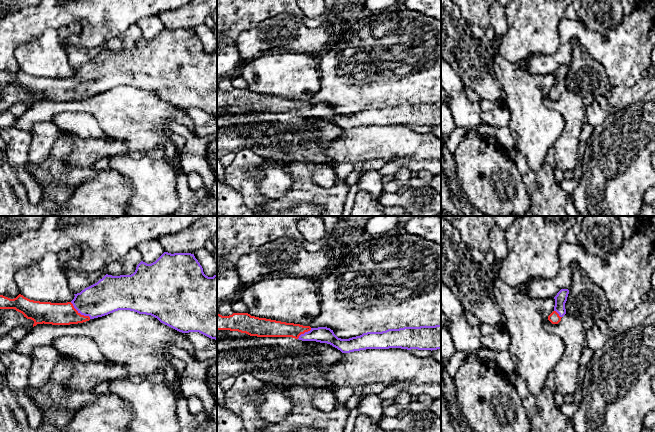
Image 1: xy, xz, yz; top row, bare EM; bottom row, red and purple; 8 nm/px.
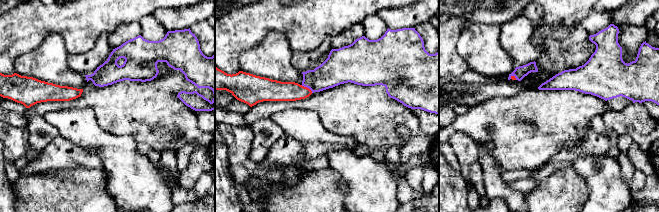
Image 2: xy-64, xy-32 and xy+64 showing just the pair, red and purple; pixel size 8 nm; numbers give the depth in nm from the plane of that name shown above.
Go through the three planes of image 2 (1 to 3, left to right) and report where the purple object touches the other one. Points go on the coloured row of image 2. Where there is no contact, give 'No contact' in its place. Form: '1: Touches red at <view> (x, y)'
1: No contact
2: Touches red at xy-32 (307, 88)
3: Touches red at xy+64 (513, 76)

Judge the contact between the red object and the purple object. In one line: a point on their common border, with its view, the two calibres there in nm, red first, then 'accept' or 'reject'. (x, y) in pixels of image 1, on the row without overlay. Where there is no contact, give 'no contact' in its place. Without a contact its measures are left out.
xy (79, 89) | 180/280 nm | accept

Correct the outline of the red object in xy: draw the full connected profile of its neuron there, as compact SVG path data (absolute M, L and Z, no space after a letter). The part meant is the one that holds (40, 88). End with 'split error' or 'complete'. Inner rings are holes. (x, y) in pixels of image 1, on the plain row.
M164 28L155 38L147 40L141 37L133 50L112 52L106 50L97 59L85 64L67 79L51 79L30 76L19 70L10 75L0 71L0 85L15 85L27 95L37 100L70 101L102 93L118 86L130 86L139 90L151 91L161 99L182 109L199 108L211 115L217 116L217 50L208 53L203 44L191 29Z; split error

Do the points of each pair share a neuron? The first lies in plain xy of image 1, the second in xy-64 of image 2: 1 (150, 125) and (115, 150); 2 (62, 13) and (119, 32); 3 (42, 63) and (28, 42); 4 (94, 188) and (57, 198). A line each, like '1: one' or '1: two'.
1: two
2: two
3: two
4: one

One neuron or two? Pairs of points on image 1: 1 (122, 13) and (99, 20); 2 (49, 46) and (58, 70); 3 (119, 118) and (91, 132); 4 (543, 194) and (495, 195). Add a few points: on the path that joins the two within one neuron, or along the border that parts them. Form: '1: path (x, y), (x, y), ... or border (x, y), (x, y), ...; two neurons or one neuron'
1: path (116, 13), (105, 14); one neuron
2: path (49, 52), (49, 59), (54, 64); one neuron
3: border (81, 112), (89, 112), (102, 132), (111, 139); two neurons
4: border (520, 172), (530, 205); two neurons

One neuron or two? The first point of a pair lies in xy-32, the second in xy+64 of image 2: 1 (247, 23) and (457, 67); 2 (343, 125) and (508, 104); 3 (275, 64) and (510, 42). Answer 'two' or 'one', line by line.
1: one
2: one
3: two

